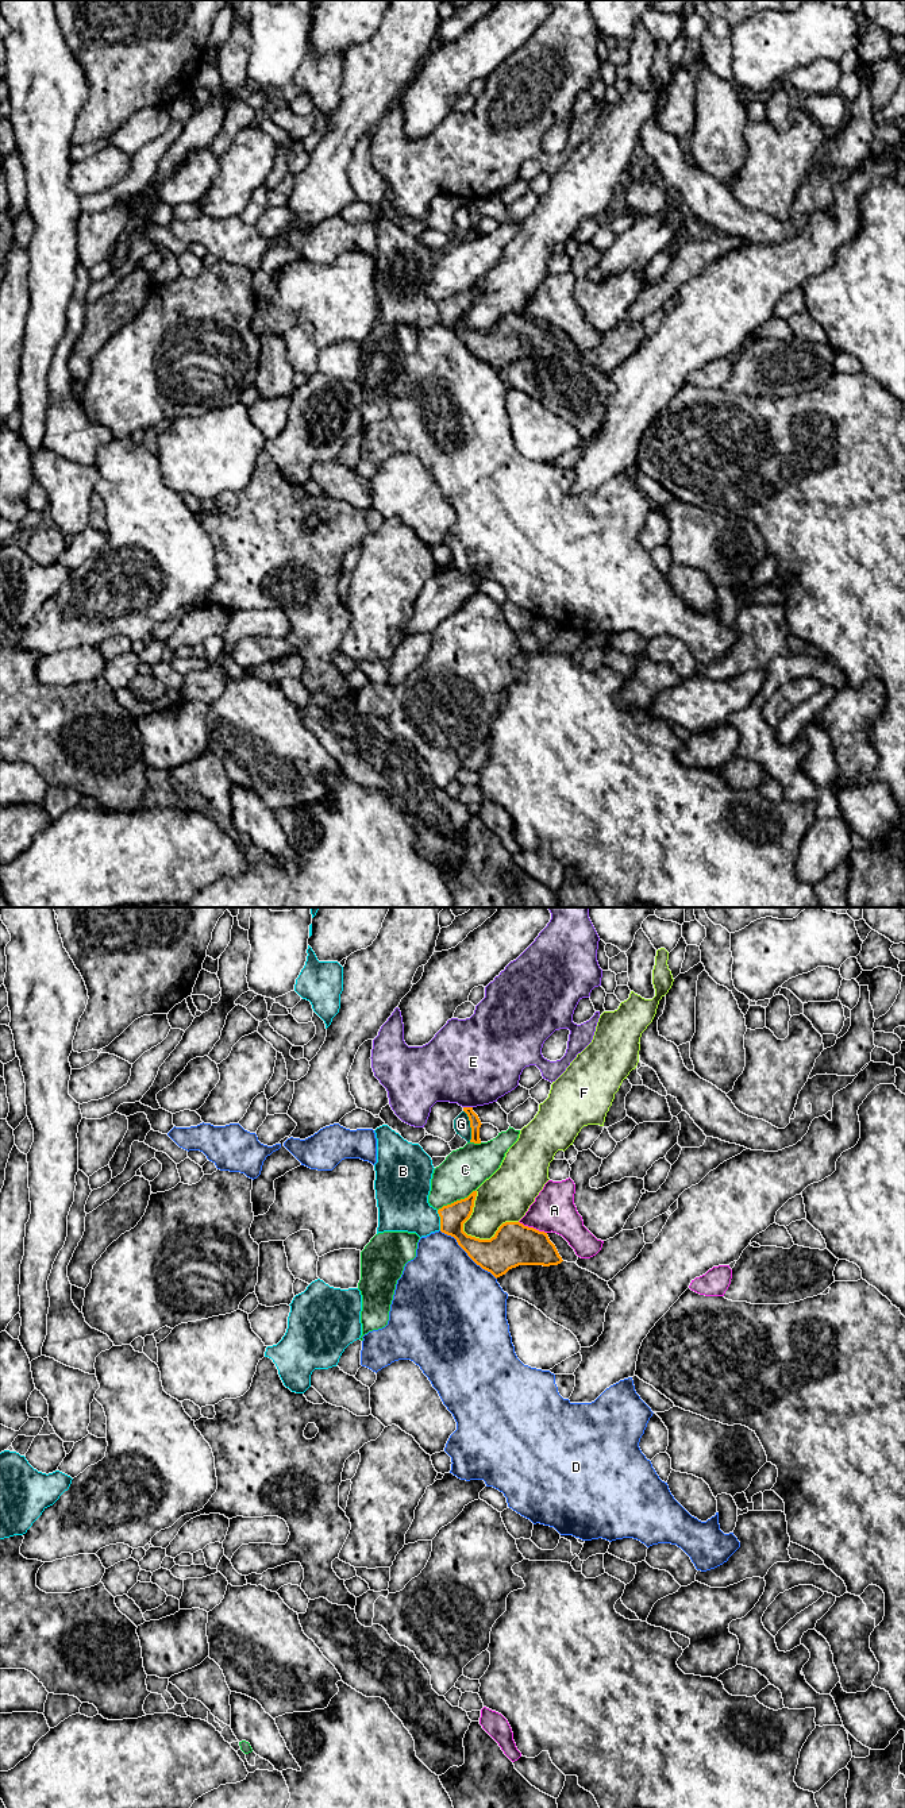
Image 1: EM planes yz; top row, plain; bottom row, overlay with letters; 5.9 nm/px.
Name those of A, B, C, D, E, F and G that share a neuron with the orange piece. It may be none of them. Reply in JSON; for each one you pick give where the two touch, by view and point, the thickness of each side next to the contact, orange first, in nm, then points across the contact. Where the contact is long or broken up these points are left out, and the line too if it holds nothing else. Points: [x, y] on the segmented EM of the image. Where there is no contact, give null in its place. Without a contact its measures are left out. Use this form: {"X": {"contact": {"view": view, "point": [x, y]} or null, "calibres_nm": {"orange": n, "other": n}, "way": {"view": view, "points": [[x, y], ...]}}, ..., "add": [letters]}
{"add": []}

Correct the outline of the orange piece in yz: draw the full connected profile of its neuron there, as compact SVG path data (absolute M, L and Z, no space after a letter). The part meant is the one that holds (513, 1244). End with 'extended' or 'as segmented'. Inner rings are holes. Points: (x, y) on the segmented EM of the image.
M477 1191L467 1198L443 1206L438 1210L440 1217L440 1231L457 1240L458 1245L482 1269L490 1272L496 1279L519 1265L558 1265L563 1260L547 1233L524 1226L520 1222L502 1223L490 1240L480 1240L463 1231L463 1223L470 1218L474 1207Z; as segmented

